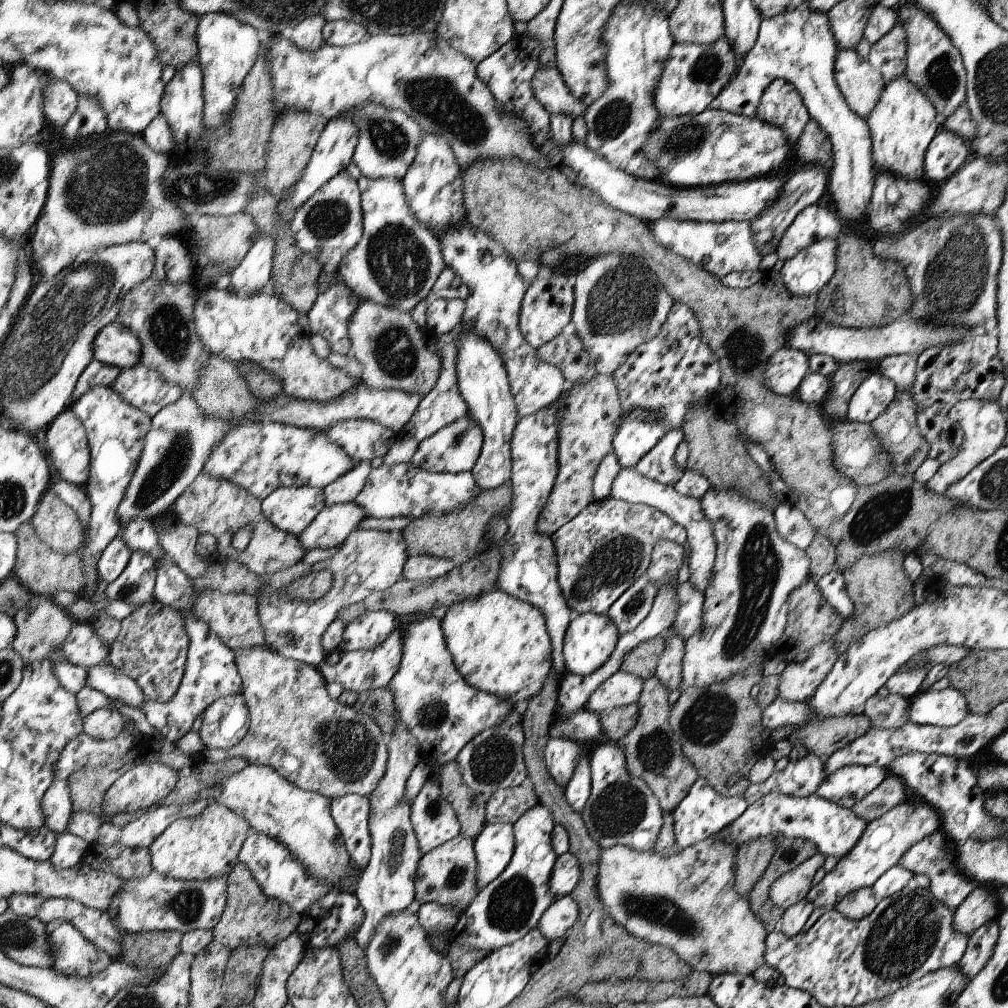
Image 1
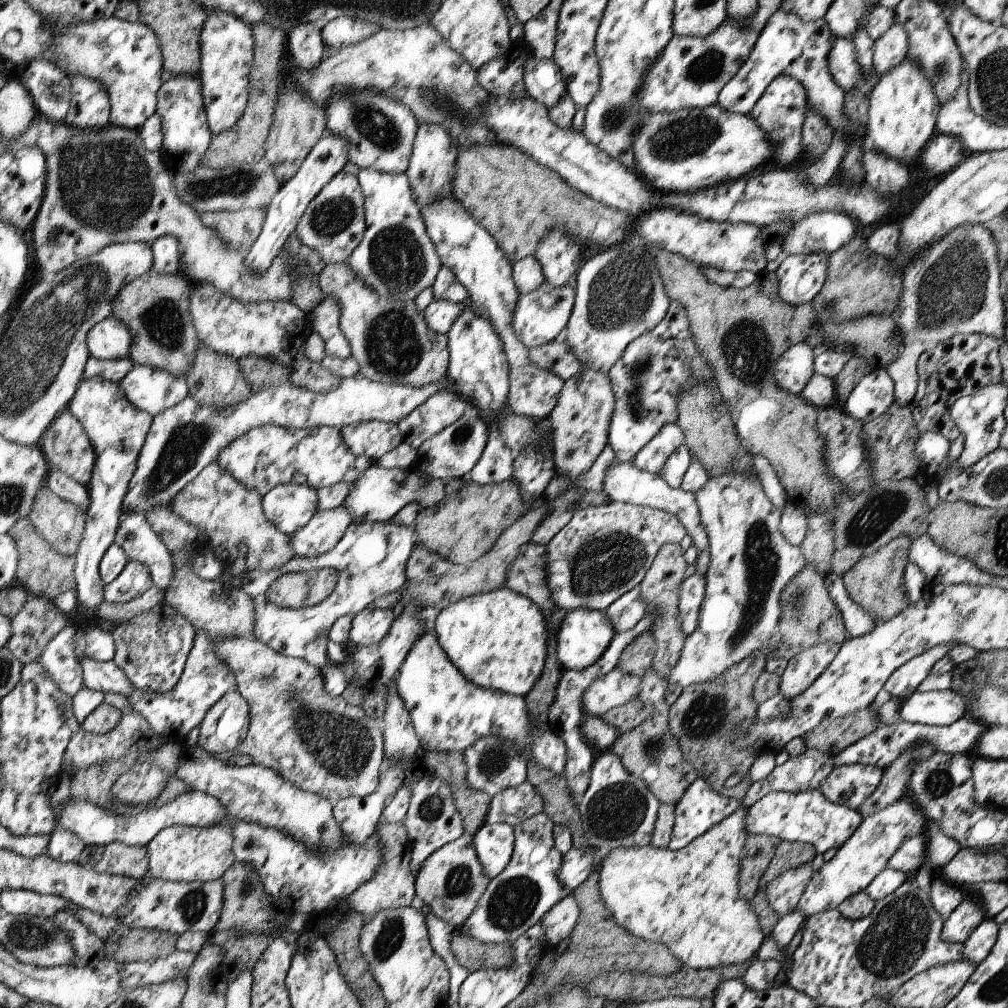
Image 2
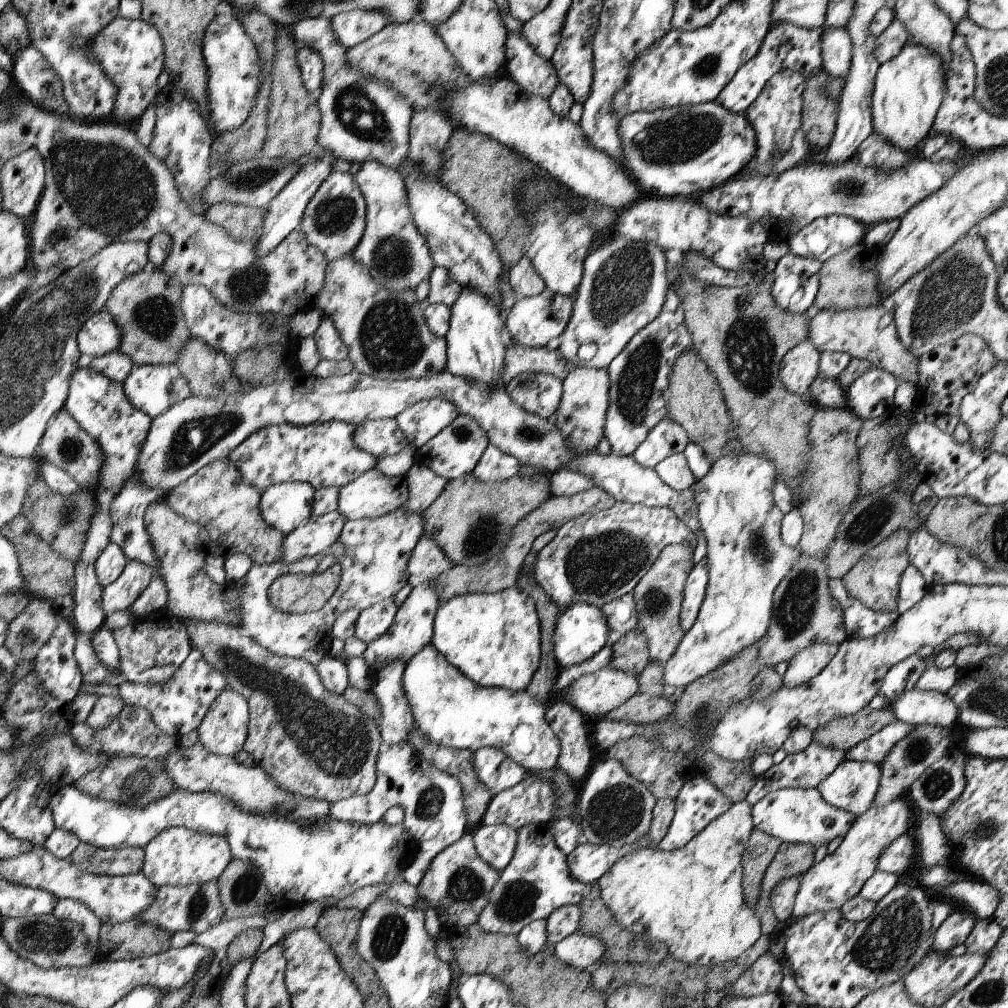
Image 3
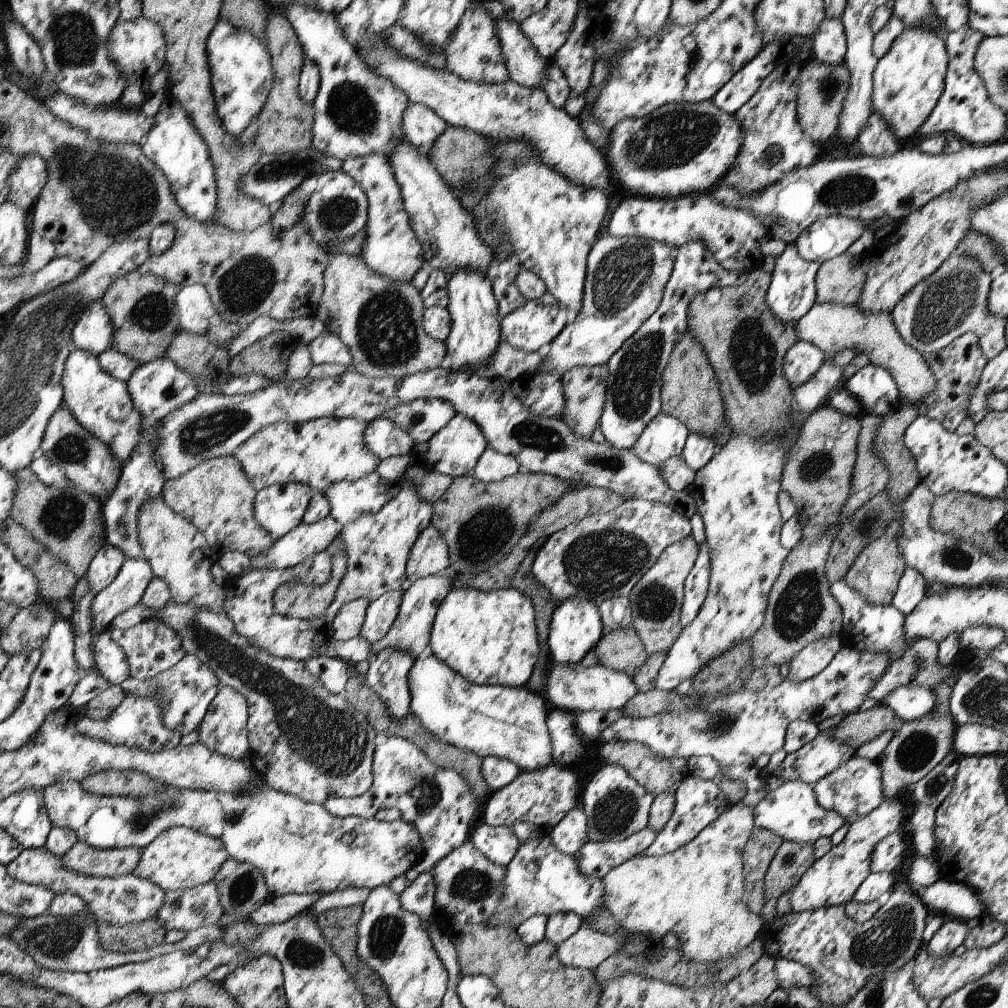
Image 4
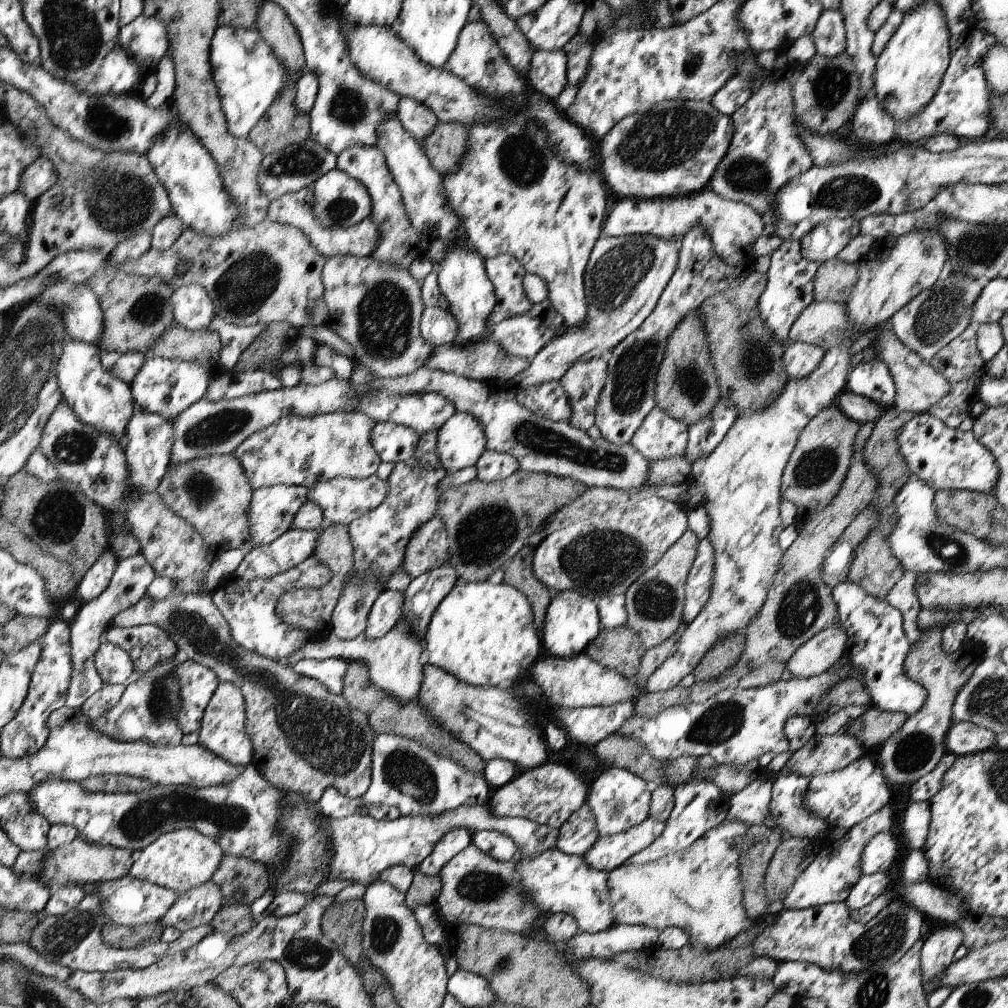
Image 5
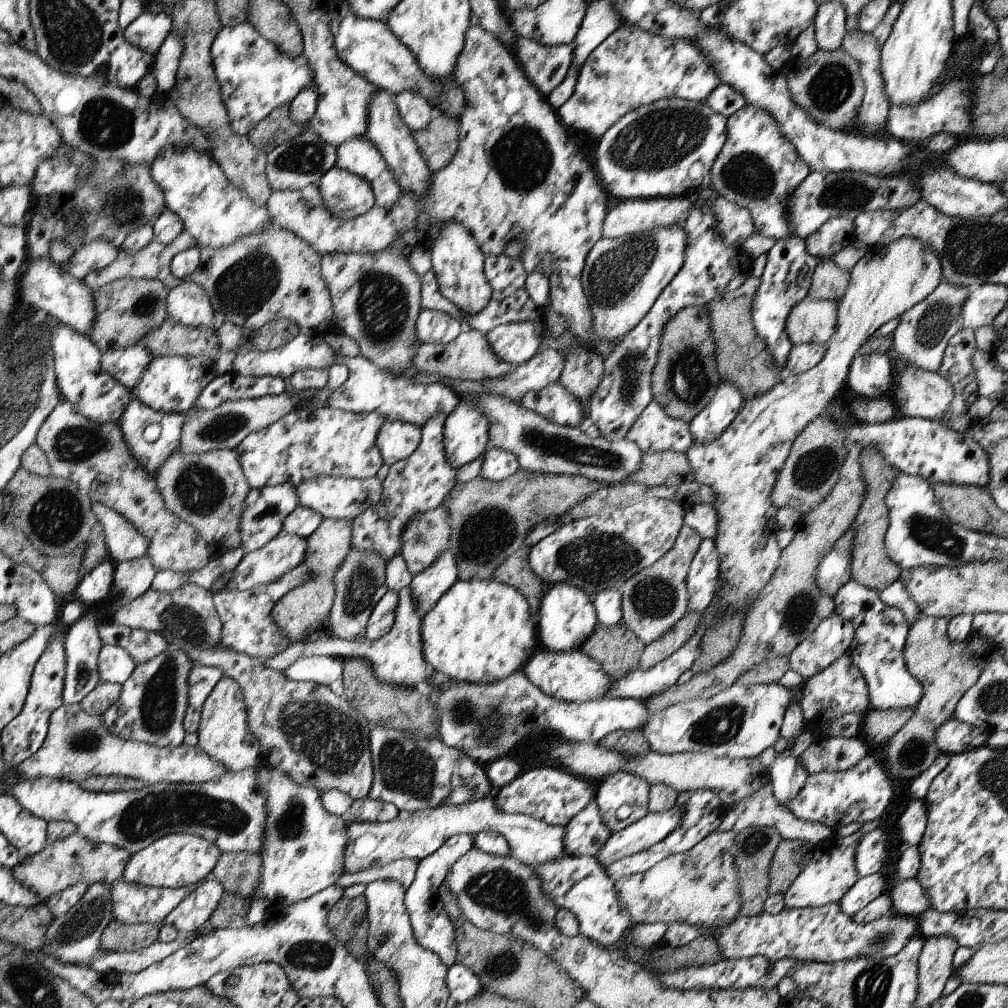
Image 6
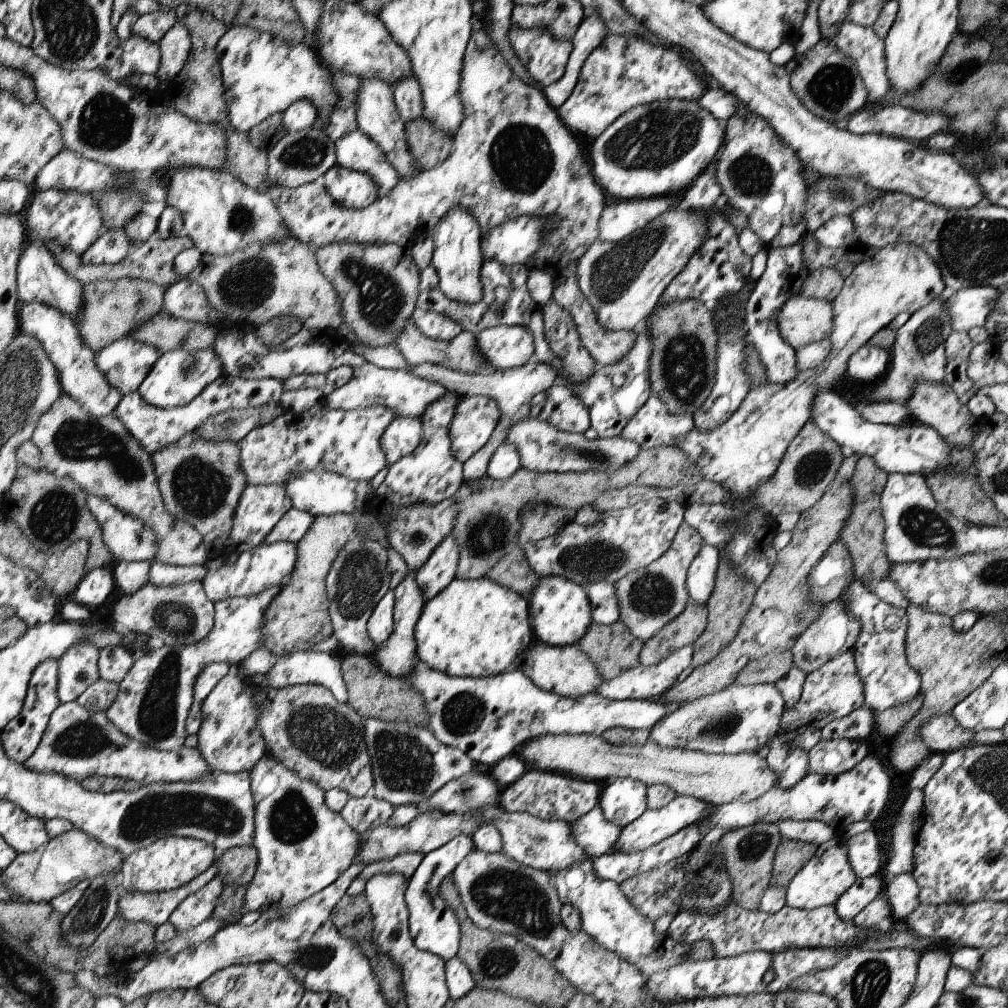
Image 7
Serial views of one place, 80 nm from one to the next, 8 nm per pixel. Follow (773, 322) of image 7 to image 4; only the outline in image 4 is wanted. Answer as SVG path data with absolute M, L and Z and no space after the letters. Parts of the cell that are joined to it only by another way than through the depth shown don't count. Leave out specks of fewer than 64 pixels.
M787 244L785 251L775 260L776 266L771 273L771 283L769 284L766 302L770 307L770 310L782 321L798 321L814 306L817 300L817 288L815 278L817 270L821 263L816 261L804 260L797 251L797 248L793 244Z

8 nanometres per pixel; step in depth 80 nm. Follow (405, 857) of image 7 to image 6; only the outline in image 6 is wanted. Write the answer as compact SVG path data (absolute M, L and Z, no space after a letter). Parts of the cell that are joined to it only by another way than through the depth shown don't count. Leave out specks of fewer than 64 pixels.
M398 859L381 866L373 866L357 873L345 873L334 885L348 888L356 883L367 885L372 881L391 880L399 882L403 887L410 888L414 882L418 861L414 859Z

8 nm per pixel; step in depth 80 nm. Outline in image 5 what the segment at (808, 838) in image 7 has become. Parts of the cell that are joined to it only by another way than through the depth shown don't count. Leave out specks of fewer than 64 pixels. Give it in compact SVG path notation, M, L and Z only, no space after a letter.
M754 779L740 792L730 797L730 808L726 819L738 819L745 822L749 828L752 825L768 824L773 826L775 821L769 818L771 780Z

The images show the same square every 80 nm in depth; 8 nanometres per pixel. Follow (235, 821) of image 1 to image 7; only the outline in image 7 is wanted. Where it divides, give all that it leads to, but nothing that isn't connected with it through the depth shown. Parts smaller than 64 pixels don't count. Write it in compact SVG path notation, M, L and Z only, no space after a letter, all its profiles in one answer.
M164 837L124 857L119 875L122 891L162 892L180 889L214 866L214 845L197 838Z

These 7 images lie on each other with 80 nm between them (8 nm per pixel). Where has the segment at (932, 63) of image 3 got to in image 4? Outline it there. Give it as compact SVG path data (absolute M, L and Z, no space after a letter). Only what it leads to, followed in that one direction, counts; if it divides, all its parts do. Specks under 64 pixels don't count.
M906 27L893 42L888 54L878 61L873 72L872 109L886 122L900 142L916 137L920 127L932 114L944 90L948 61L945 38L939 37L933 27Z

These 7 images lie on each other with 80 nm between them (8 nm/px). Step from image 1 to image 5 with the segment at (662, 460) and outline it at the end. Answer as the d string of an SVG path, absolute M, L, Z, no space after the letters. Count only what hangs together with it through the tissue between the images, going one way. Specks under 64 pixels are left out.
M654 407L631 438L631 445L648 462L682 457L689 437L689 426Z

